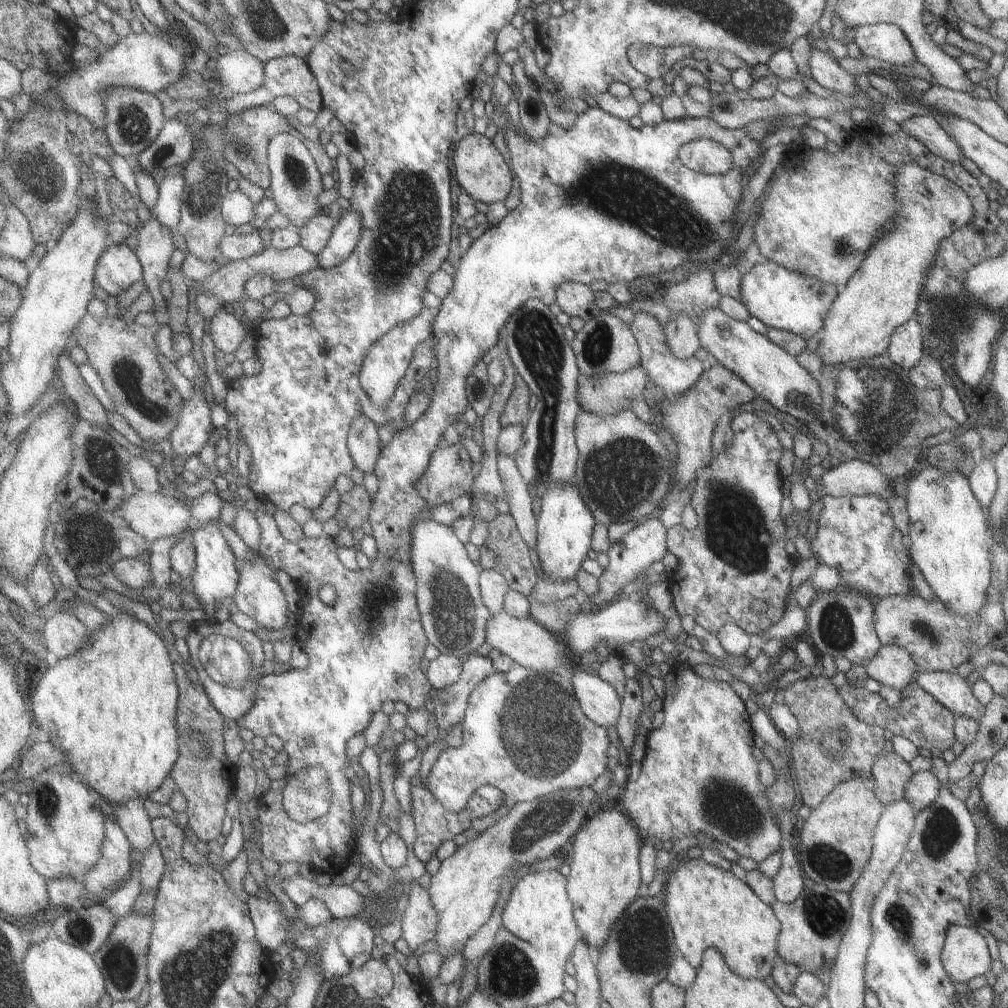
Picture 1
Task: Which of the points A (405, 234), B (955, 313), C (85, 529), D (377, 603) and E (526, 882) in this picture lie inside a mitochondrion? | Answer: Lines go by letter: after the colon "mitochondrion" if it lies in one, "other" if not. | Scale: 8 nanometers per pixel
A: mitochondrion
B: mitochondrion
C: mitochondrion
D: mitochondrion
E: other

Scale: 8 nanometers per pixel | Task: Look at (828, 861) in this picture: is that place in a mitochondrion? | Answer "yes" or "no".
yes

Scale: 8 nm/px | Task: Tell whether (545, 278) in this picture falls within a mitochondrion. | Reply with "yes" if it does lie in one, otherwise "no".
no

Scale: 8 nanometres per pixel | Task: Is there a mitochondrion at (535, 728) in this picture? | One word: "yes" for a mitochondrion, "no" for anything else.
yes

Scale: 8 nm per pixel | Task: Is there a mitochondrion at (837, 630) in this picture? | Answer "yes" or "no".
yes

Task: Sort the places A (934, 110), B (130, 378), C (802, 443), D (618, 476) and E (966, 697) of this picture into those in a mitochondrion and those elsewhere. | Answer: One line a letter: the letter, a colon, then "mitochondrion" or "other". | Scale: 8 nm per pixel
A: other
B: mitochondrion
C: other
D: mitochondrion
E: other

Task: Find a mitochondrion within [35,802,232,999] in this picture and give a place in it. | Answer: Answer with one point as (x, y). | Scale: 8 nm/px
(121, 961)

